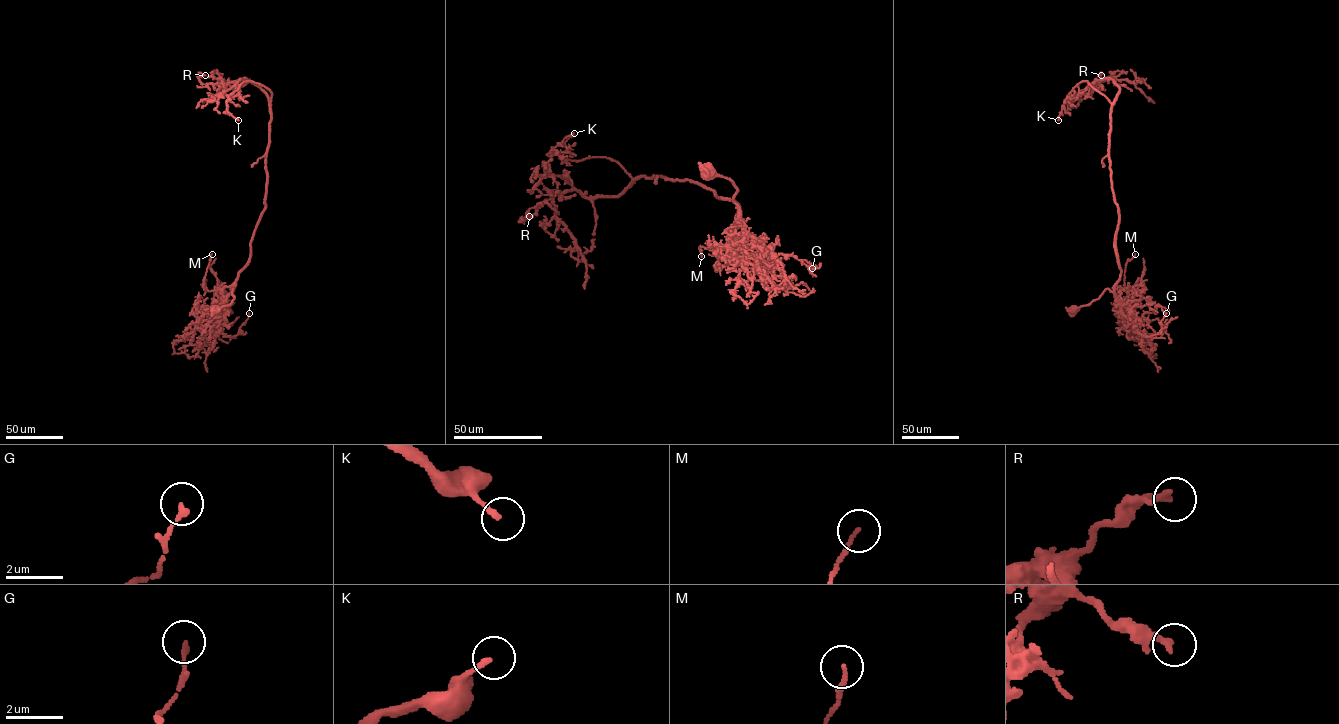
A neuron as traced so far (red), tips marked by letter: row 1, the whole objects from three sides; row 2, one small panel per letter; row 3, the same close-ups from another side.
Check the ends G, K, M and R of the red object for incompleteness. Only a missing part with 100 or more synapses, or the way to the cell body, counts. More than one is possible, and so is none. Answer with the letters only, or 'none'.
none

